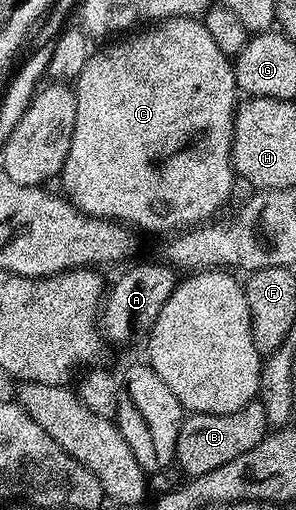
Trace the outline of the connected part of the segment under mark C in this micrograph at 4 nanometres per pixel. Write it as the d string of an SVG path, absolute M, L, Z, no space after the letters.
M170 17L167 21L151 24L130 36L103 44L106 46L99 53L98 50L91 52L76 78L76 123L75 130L72 131L71 147L60 174L63 189L61 192L80 213L86 213L89 217L103 217L105 221L116 221L138 231L143 229L146 233L169 234L183 227L209 222L215 216L213 213L229 199L230 192L234 189L234 181L236 182L230 152L234 142L234 110L240 104L240 90L234 78L231 58L226 57L220 47L216 47L212 35L208 35L208 27L193 17Z

